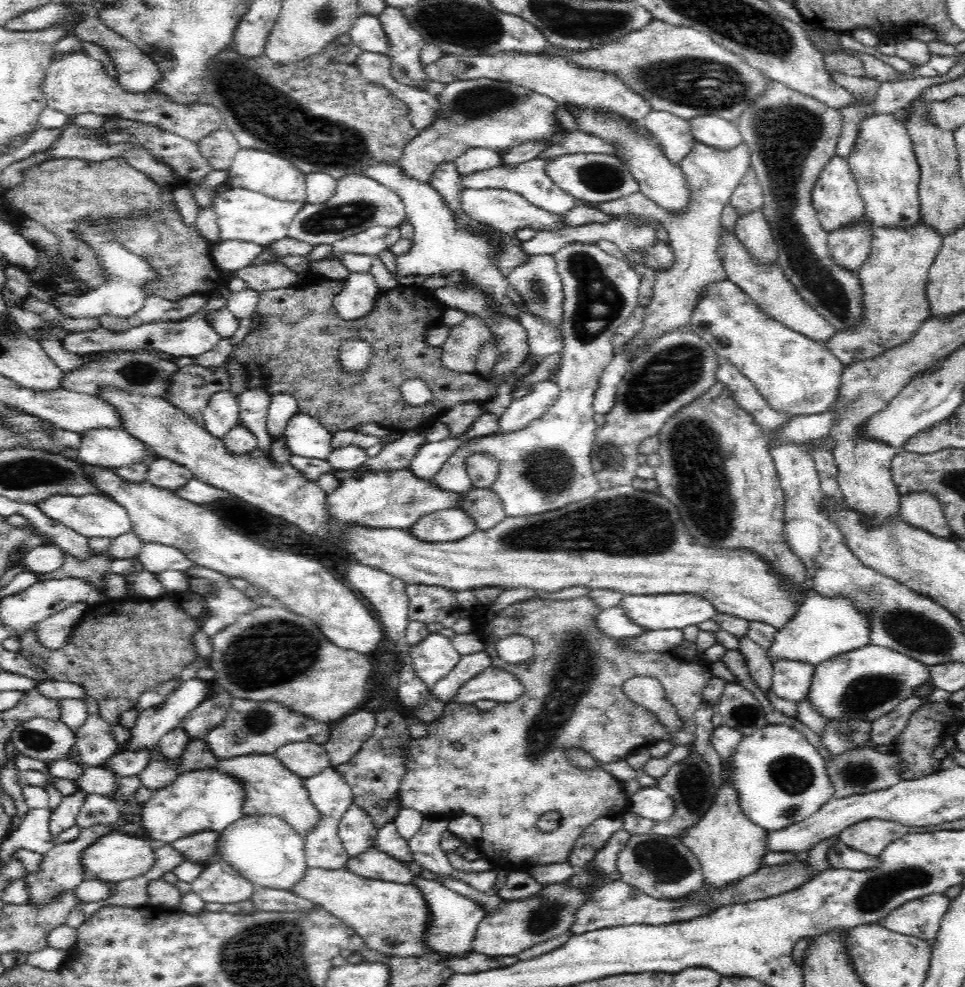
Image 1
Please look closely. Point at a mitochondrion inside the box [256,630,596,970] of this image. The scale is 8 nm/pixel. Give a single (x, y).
(546, 917)

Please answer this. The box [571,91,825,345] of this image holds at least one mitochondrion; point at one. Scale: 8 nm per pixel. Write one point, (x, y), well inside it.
(601, 178)

